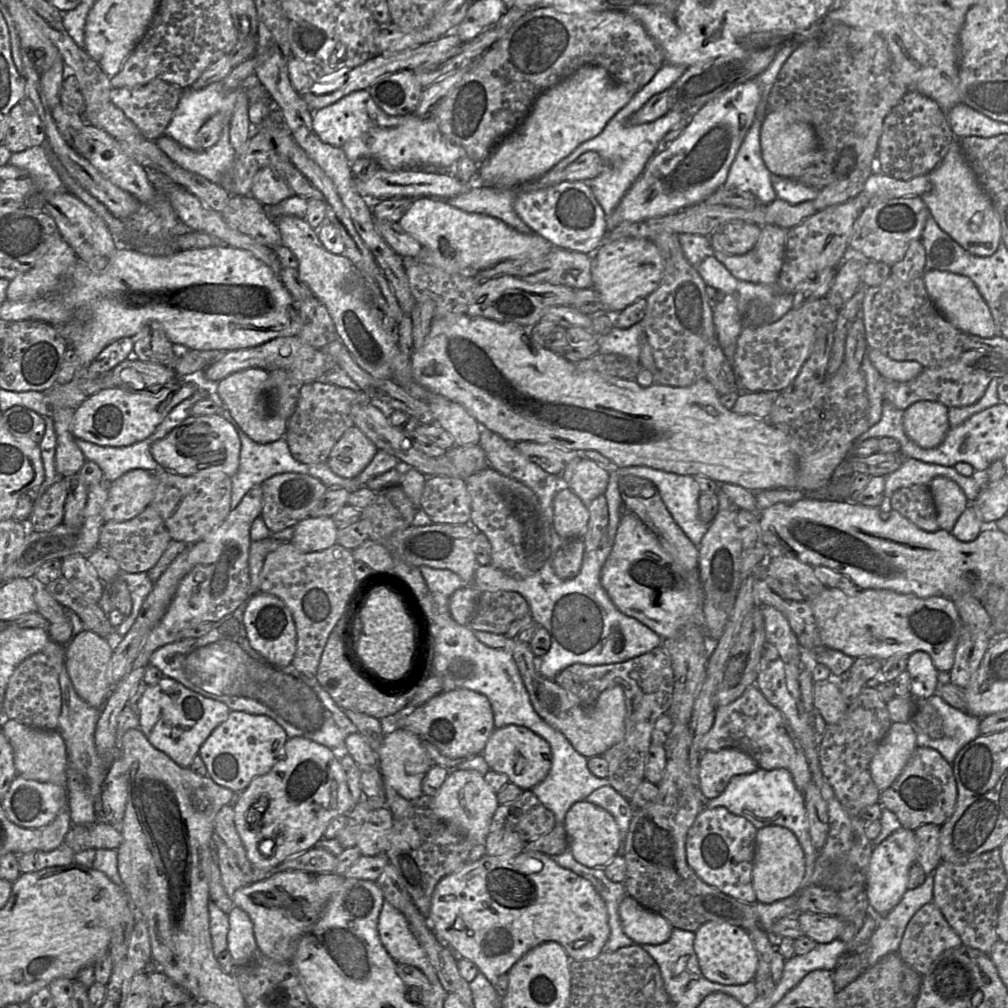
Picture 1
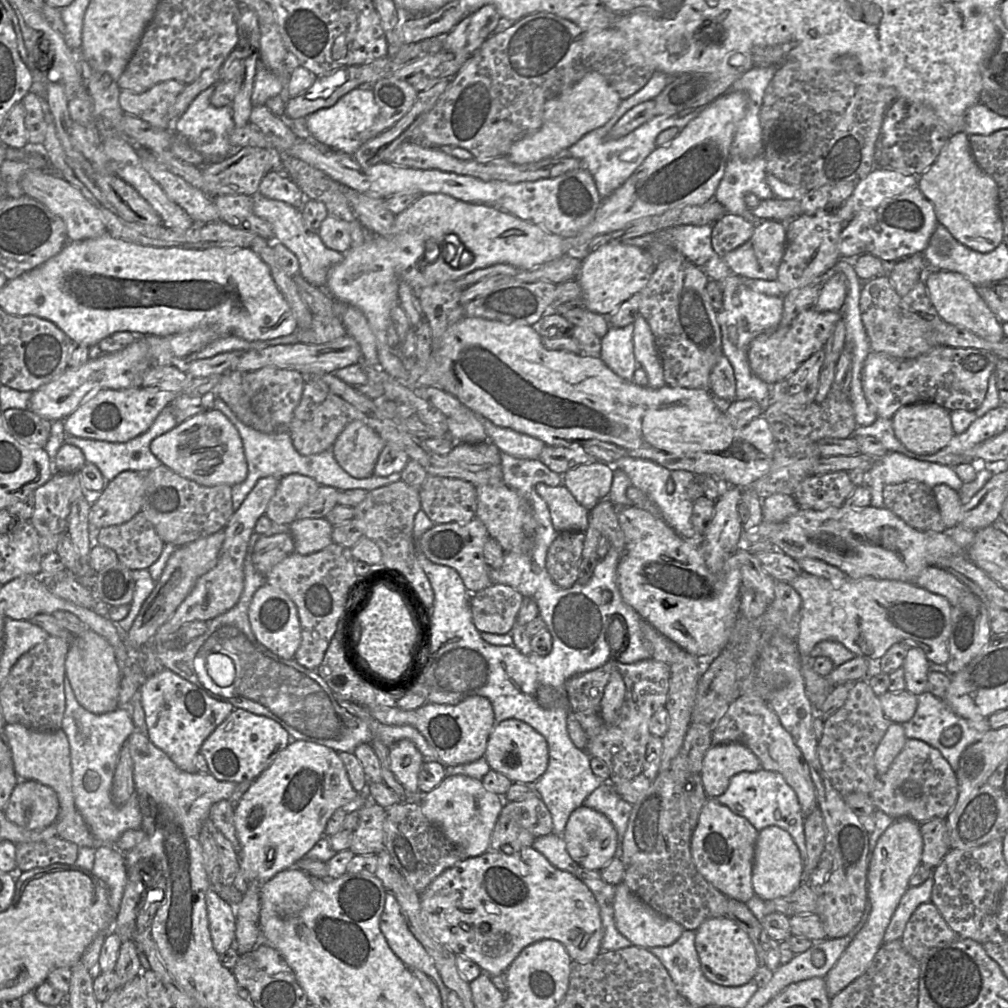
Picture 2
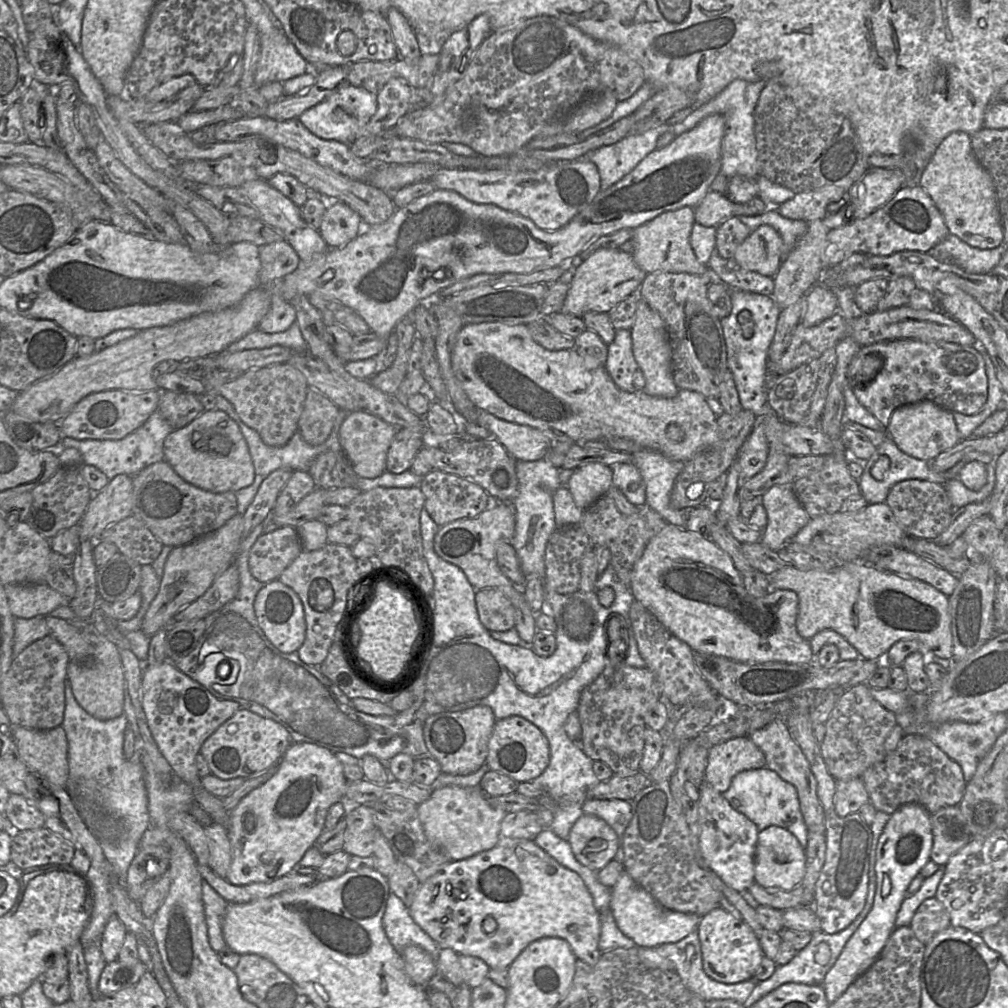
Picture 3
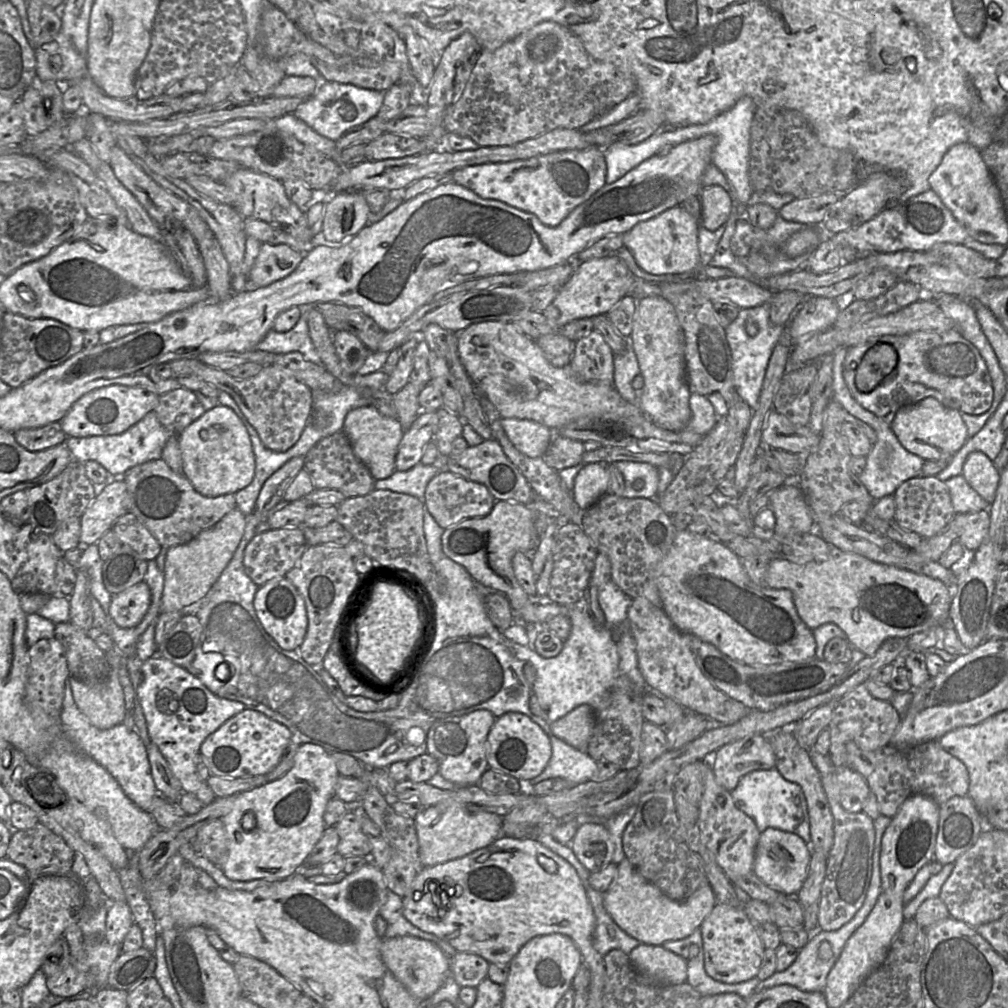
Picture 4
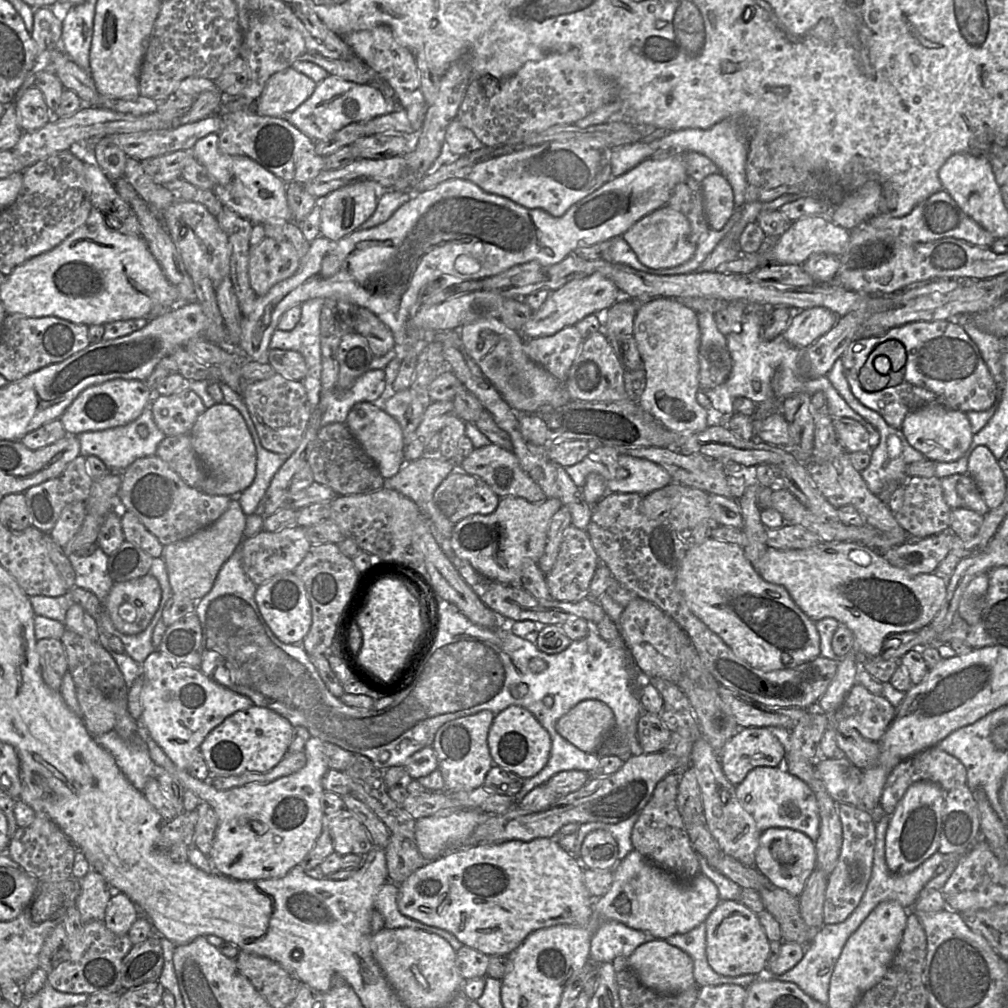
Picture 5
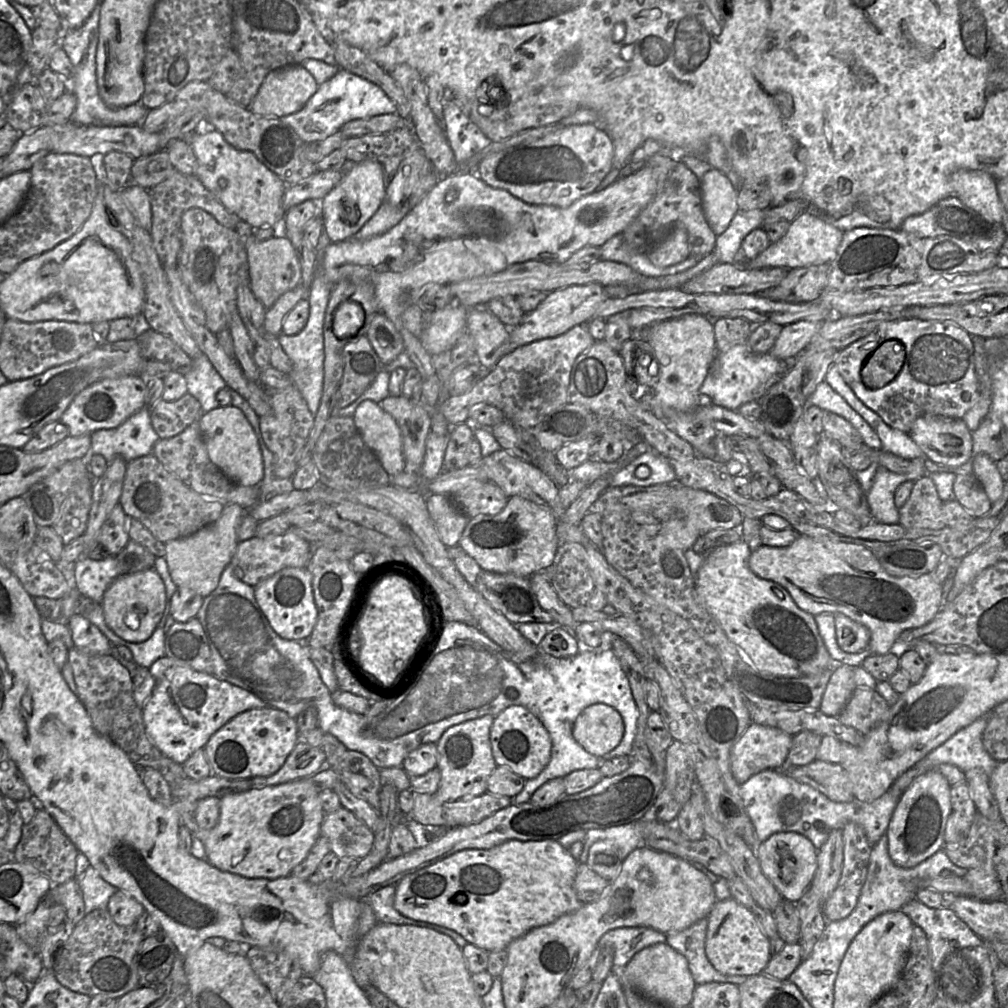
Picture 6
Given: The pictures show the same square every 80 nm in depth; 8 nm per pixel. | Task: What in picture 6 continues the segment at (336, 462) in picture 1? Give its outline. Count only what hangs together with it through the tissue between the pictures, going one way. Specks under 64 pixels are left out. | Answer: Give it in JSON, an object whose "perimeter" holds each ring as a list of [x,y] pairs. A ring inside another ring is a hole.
{"perimeter":[[[365,400],[355,410],[354,423],[366,445],[376,454],[388,475],[396,476],[405,469],[401,432],[395,419],[378,403]]]}

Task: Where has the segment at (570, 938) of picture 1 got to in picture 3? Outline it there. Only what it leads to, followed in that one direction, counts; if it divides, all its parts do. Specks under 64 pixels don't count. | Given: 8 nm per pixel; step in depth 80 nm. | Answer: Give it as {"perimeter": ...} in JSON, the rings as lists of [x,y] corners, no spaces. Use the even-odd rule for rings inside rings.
{"perimeter":[[[500,837],[497,845],[490,850],[482,851],[467,859],[449,862],[443,869],[420,884],[414,901],[408,910],[415,923],[436,941],[440,947],[451,948],[457,954],[478,957],[482,959],[490,969],[494,970],[508,969],[513,961],[530,943],[545,937],[557,937],[566,940],[576,958],[585,961],[590,966],[596,965],[602,954],[598,945],[601,931],[599,914],[584,881],[576,872],[562,866],[531,840]]]}

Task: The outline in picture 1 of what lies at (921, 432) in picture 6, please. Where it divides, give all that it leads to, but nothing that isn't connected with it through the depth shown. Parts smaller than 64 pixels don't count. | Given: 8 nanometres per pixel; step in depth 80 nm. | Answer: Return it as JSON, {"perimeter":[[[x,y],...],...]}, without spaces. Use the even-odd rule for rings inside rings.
{"perimeter":[[[930,400],[917,401],[904,410],[903,425],[908,437],[920,447],[937,447],[951,428],[948,407]]]}

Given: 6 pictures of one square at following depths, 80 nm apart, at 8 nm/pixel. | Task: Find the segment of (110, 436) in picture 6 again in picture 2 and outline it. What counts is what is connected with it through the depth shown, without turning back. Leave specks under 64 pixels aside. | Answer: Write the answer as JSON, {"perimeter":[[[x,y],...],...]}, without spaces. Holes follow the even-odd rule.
{"perimeter":[[[167,406],[158,415],[151,427],[143,434],[124,443],[97,441],[91,439],[66,436],[64,443],[79,448],[86,460],[86,463],[95,465],[102,474],[105,482],[110,482],[117,475],[124,471],[133,471],[138,473],[147,473],[161,465],[158,458],[151,452],[151,442],[157,437],[169,432],[177,426],[177,420],[170,406]]]}

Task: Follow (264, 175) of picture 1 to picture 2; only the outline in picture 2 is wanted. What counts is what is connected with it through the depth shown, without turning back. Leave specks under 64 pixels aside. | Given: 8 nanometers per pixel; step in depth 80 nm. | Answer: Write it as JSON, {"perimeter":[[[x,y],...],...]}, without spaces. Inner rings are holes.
{"perimeter":[[[269,171],[261,180],[258,194],[300,208],[305,200],[301,189],[286,175]]]}

